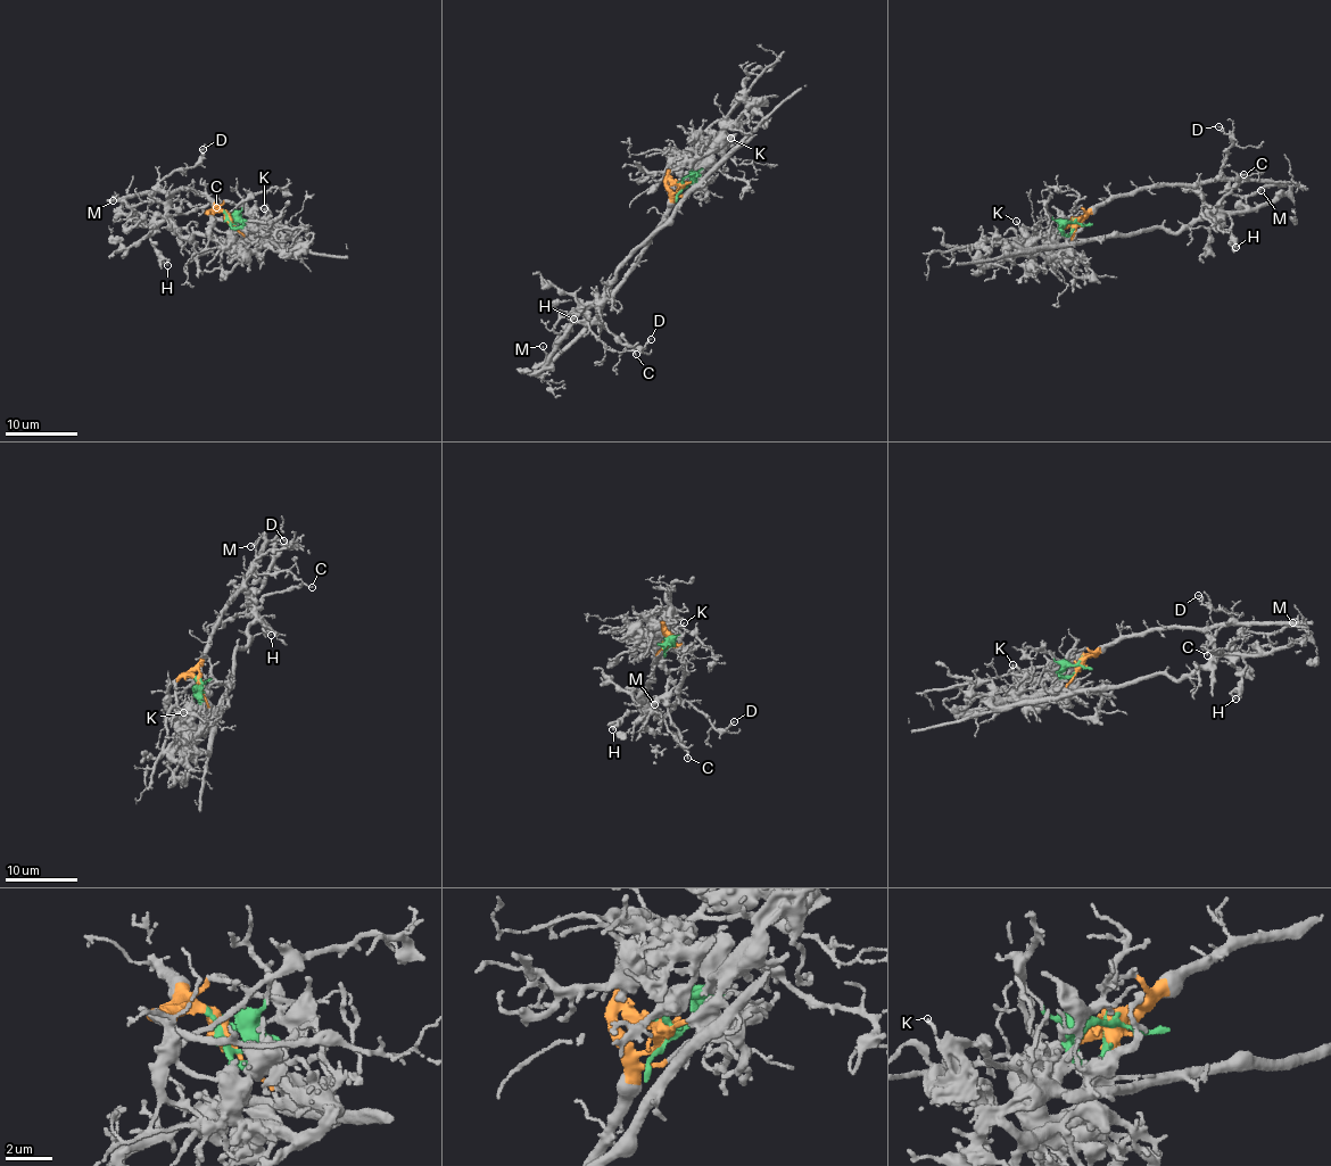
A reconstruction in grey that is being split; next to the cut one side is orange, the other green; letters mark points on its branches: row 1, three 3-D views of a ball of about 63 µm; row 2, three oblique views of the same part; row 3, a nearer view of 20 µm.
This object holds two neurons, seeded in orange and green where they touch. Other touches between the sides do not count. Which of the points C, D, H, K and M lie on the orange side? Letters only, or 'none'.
C, D, M

